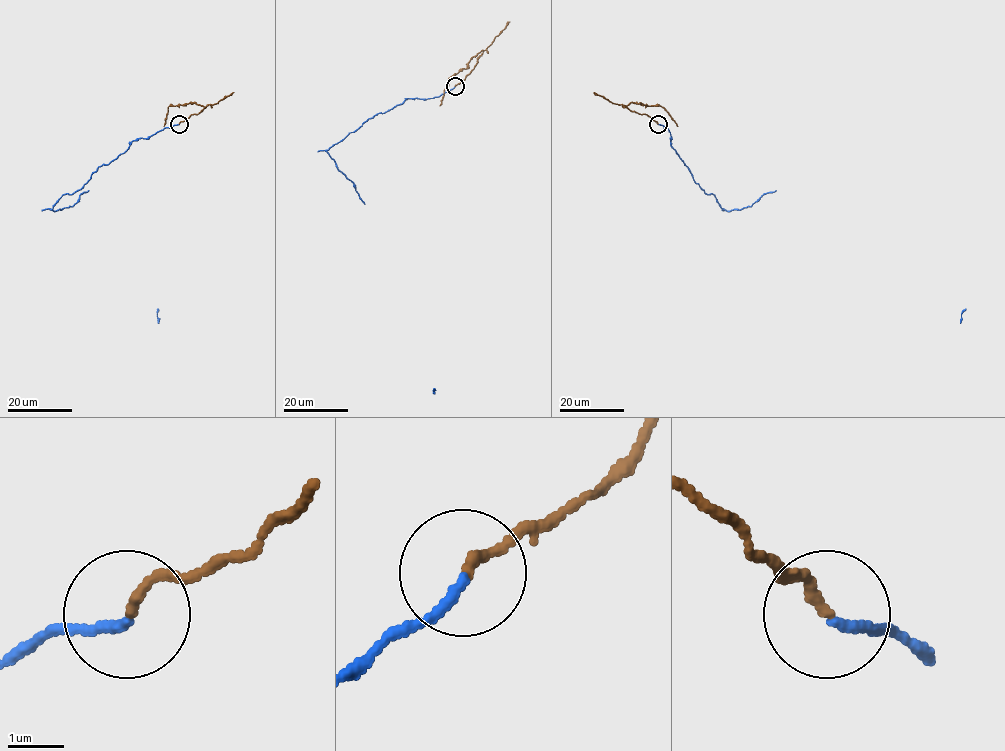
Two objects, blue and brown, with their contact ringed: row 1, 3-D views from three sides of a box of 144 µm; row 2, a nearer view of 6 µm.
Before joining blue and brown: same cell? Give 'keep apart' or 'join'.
keep apart

